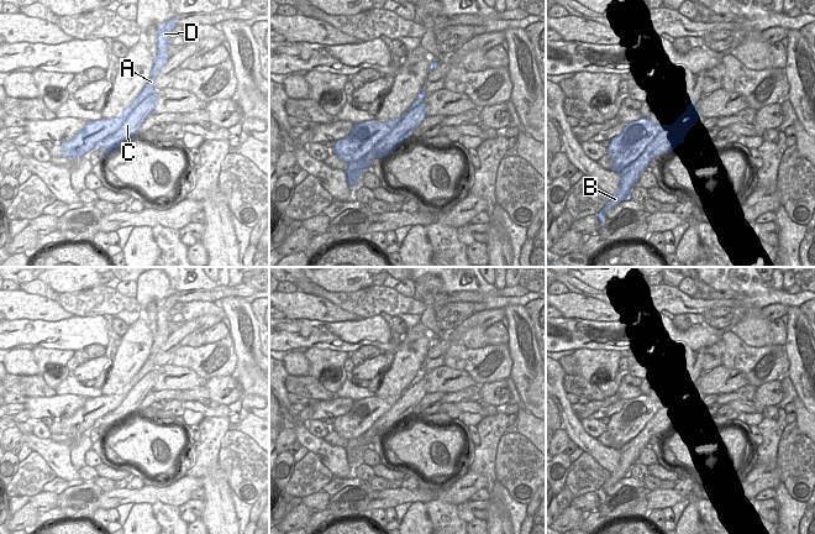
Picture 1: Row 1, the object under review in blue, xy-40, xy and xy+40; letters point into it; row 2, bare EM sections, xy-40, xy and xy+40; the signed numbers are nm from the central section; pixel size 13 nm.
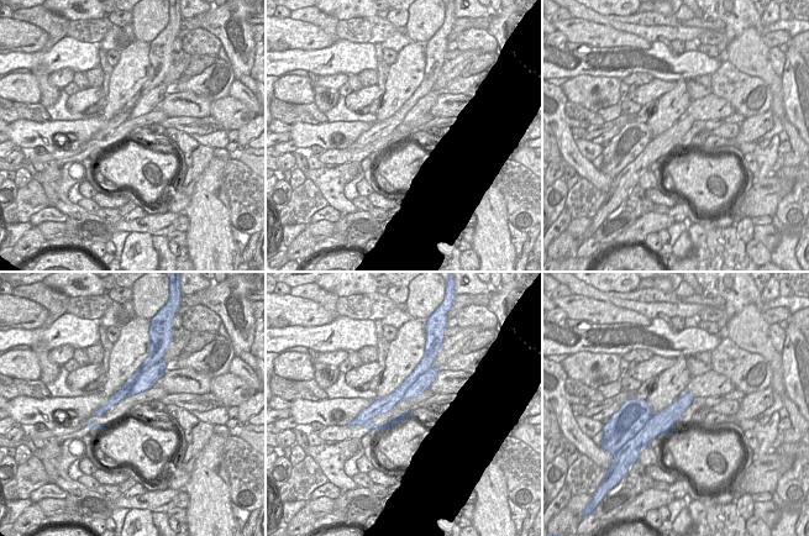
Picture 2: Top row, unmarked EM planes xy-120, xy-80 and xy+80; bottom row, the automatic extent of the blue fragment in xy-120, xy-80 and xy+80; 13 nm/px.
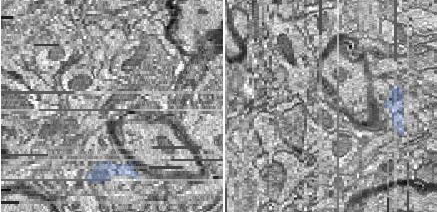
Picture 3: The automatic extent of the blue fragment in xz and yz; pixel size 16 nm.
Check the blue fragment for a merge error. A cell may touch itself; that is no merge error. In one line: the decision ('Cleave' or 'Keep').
Cleave.

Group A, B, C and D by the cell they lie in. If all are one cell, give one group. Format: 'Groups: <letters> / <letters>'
Groups: A D / B C.

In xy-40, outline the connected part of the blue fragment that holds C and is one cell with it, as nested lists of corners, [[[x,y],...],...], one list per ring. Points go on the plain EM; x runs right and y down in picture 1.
[[[158,368],[148,372],[128,393],[119,408],[99,418],[94,424],[95,428],[104,425],[101,435],[107,435],[115,430],[126,419],[136,415],[136,409],[140,407],[144,397],[153,389],[158,379]]]

